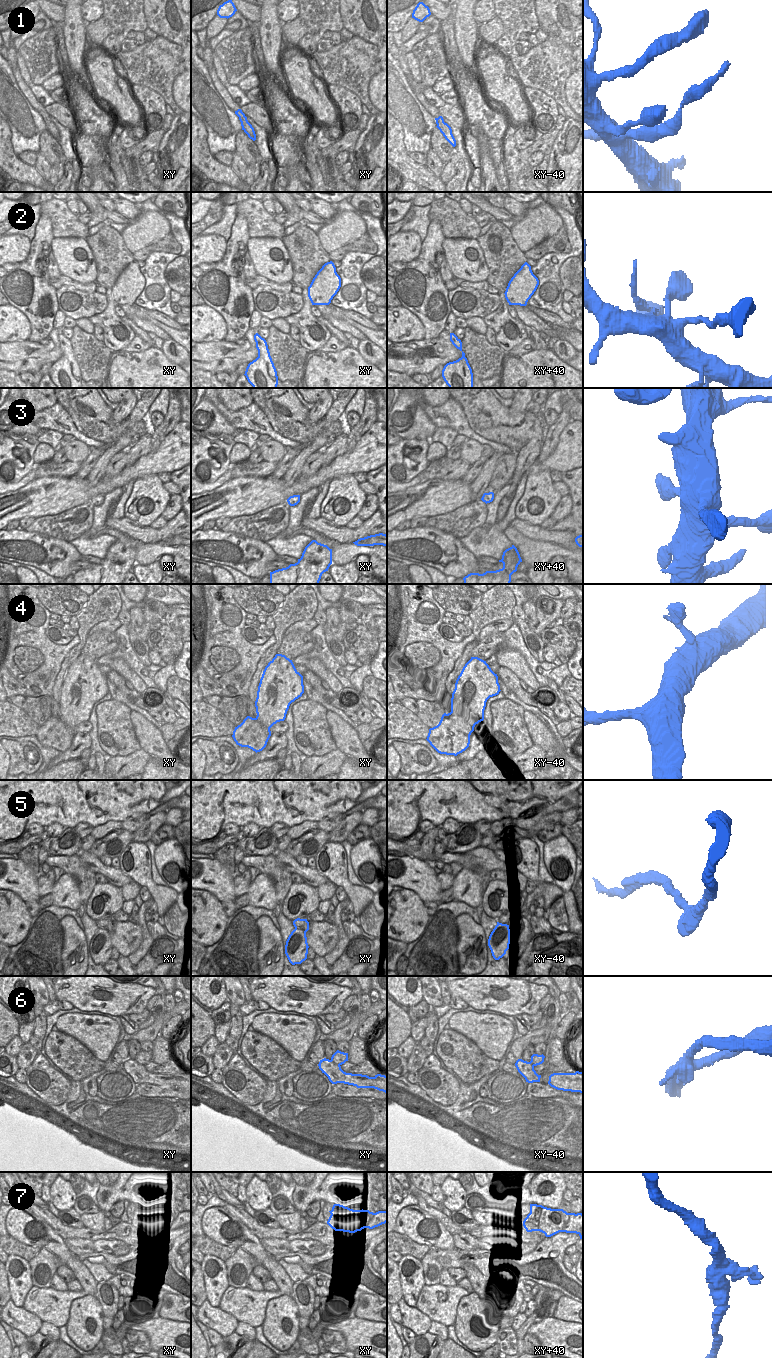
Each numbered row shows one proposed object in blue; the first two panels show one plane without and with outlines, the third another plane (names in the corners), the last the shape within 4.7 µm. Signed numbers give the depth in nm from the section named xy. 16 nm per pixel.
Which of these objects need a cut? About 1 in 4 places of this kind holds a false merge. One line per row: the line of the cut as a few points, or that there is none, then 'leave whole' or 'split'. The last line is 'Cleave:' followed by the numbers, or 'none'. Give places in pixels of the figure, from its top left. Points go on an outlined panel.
1: cut none; leave whole
2: cut none; leave whole
3: cut none; leave whole
4: cut none; leave whole
5: cut none; leave whole
6: cut xy (331, 1059), (339, 1065); split
7: cut xy+40 (553, 1209), (551, 1224), (548, 1227), (552, 1234); split
Cleave: 6, 7

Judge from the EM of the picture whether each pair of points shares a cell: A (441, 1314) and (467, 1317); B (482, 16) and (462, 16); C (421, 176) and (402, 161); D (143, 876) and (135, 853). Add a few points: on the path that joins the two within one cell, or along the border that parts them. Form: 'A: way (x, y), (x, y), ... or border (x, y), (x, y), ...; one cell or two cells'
A: border (466, 1295), (458, 1304), (457, 1315), (453, 1324); two cells
B: border (473, 10), (473, 18), (478, 24); two cells
C: way (416, 173), (407, 166); one cell
D: way (139, 870), (135, 859); one cell

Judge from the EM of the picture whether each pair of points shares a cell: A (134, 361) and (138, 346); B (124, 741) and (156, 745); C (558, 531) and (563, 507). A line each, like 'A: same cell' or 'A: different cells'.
A: different cells
B: different cells
C: different cells

